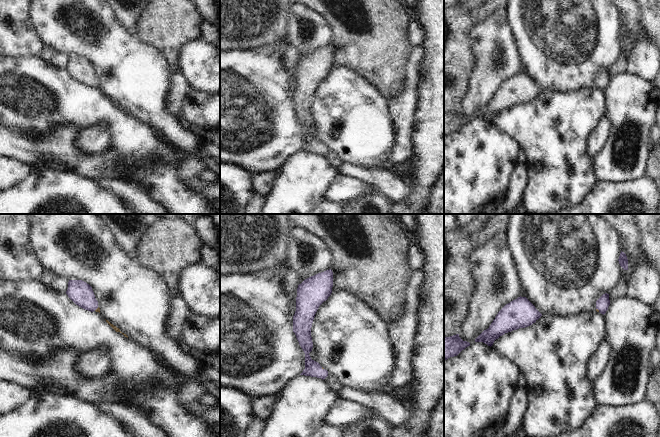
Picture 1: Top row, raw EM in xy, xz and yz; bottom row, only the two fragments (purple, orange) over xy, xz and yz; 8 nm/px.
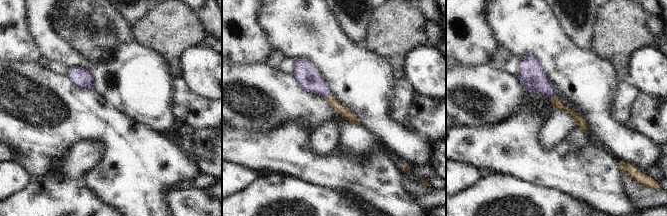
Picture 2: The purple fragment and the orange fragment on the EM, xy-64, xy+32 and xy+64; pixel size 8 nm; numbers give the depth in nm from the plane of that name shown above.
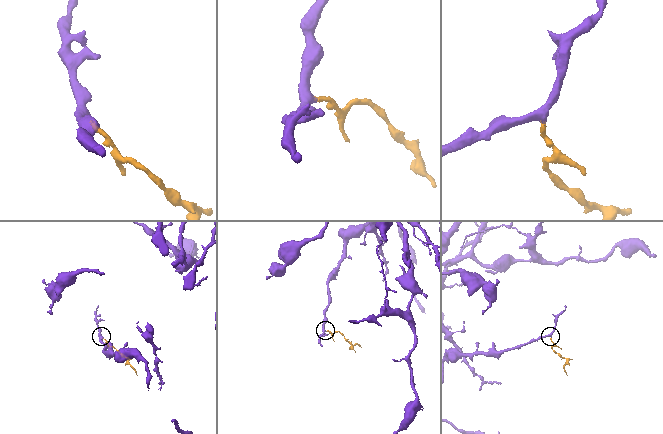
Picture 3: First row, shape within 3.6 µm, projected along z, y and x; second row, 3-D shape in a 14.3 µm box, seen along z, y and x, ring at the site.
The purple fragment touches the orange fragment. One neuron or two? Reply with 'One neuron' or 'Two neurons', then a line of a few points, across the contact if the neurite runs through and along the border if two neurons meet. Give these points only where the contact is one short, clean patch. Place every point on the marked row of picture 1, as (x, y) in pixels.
One neuron. Line: yz (602, 304), (598, 309), (597, 310).

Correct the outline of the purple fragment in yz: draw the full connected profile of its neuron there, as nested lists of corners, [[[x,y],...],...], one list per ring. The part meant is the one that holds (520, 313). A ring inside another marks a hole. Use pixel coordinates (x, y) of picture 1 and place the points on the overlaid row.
[[[520,296],[498,312],[489,328],[484,330],[475,339],[475,342],[483,342],[491,347],[500,336],[519,328],[528,327],[541,316],[542,314],[526,297]]]

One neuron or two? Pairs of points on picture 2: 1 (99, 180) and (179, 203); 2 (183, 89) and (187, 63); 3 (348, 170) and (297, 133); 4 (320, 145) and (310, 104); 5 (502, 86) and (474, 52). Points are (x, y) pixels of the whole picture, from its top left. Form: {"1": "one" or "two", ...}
{"1": "two", "2": "two", "3": "one", "4": "two", "5": "two"}

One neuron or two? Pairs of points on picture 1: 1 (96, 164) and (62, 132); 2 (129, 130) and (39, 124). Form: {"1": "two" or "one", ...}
{"1": "one", "2": "one"}

